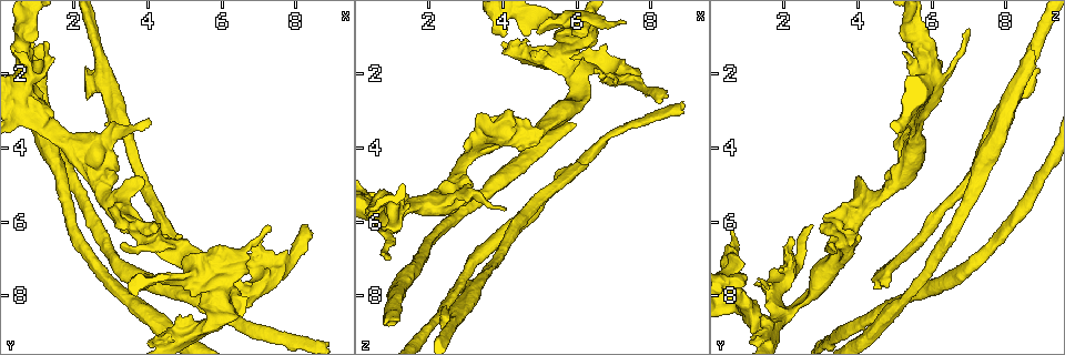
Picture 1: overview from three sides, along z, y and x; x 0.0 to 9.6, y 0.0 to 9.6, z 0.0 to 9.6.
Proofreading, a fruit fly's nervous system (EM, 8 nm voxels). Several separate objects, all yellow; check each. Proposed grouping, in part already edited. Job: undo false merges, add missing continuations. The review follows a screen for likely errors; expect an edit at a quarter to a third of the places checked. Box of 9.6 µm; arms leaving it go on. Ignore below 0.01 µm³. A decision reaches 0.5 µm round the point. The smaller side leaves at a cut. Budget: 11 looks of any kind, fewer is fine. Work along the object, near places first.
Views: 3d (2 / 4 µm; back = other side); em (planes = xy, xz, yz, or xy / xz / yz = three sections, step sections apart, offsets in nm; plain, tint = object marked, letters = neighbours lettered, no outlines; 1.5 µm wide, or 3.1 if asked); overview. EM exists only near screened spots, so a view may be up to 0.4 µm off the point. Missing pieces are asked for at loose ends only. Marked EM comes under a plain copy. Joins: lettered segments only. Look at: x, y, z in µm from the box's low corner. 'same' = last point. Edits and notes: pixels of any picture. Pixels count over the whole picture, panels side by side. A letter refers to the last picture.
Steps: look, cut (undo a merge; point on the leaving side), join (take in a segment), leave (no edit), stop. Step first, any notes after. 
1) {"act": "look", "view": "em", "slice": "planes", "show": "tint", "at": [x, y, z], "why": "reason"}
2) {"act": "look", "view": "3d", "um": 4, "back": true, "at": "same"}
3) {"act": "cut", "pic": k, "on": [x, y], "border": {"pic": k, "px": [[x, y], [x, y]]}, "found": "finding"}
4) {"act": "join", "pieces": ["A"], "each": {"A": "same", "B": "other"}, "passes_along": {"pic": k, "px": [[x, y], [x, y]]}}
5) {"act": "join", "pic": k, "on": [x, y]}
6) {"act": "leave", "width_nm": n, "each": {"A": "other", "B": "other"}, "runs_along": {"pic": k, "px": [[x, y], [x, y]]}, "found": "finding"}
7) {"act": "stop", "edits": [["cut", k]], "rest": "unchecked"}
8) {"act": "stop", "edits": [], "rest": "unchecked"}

{"act": "look", "view": "em", "slice": "xy", "step": 8, "show": "letters", "at": [5.70, 8.85, 1.75], "why": "three arms meet"}

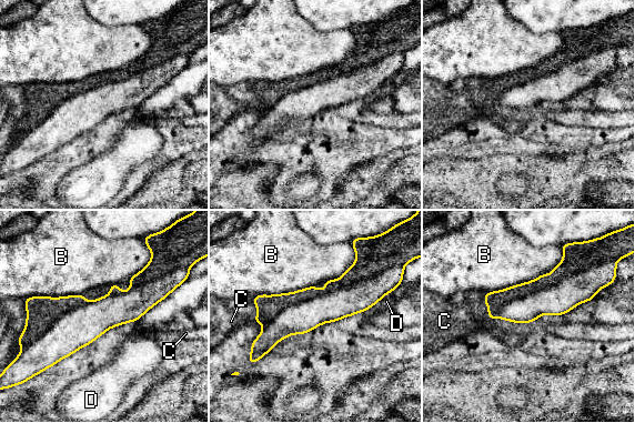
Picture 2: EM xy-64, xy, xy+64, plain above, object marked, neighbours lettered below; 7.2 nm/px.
{"act": "cut", "pic": 2, "on": [495, 300], "longest_contact_nm": ["B", 480], "each": {"B": "other", "C": "other", "D": "other"}, "found": "two neurons meet here"}

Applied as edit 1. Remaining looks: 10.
{"act": "look", "view": "overview"}

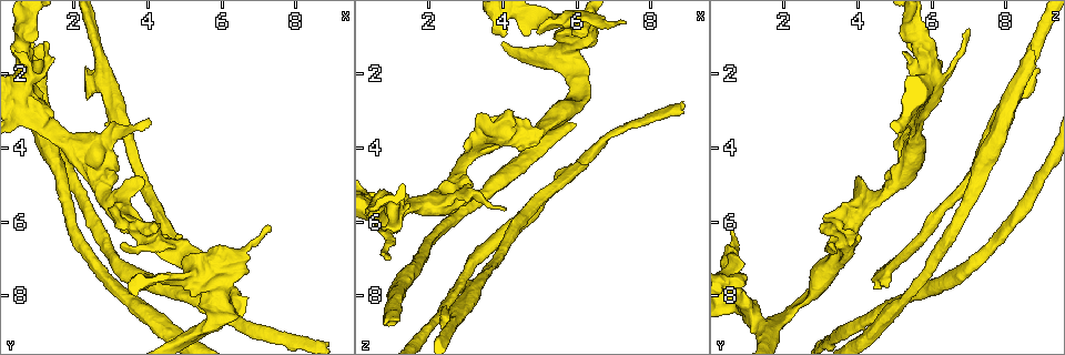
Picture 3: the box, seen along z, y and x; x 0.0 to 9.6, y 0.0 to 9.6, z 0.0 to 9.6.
{"act": "look", "view": "3d", "um": 4, "back": true, "at": [4.05, 6.45, 3.65], "why": "branch point"}

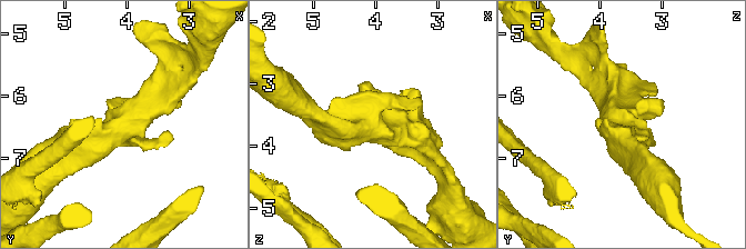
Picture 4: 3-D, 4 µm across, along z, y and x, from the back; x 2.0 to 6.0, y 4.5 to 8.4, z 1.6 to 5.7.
{"act": "look", "view": "em", "slice": "xz", "step": 8, "show": "tint", "at": [4.10, 6.50, 3.70], "why": "need the tissue"}

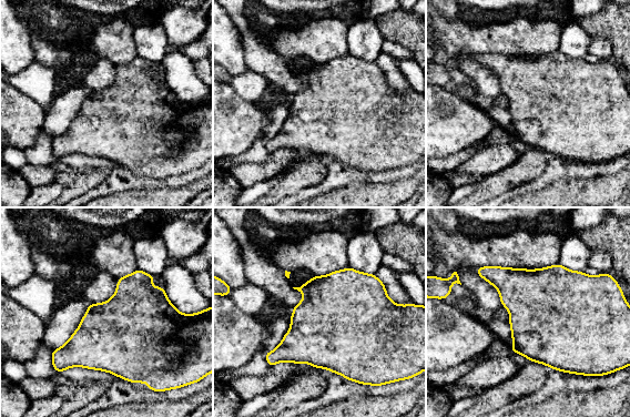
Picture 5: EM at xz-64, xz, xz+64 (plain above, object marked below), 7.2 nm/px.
{"act": "look", "view": "em", "slice": "xz", "step": 8, "show": "letters", "at": "same", "why": "see the neighbours"}

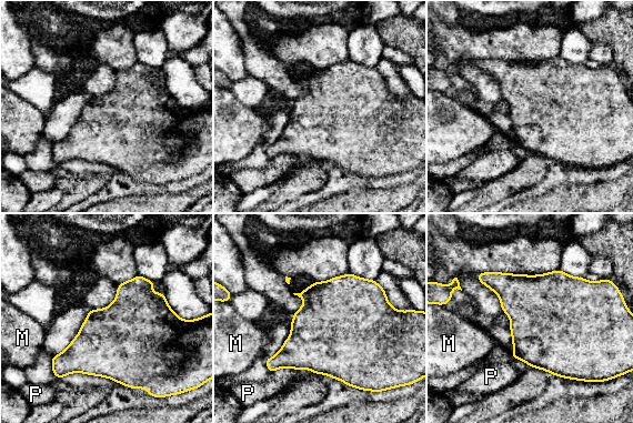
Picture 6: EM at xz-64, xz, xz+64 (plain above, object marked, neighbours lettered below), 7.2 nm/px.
{"act": "leave", "longest_contact_nm": ["P", 200], "each": {"M": "other", "P": "other"}, "found": "all the same neuron"}

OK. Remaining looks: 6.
{"act": "look", "view": "3d", "um": 4, "at": [2.30, 1.75, 8.65], "why": "an open end"}

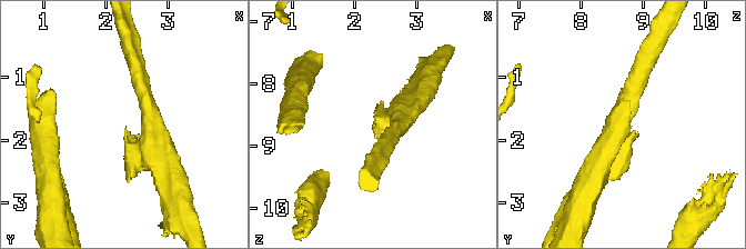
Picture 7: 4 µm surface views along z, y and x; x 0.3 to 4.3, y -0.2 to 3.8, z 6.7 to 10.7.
{"act": "look", "view": "em", "slice": "yz", "step": 8, "show": "letters", "at": [2.35, 1.80, 8.65], "why": "shape alone is not enough"}

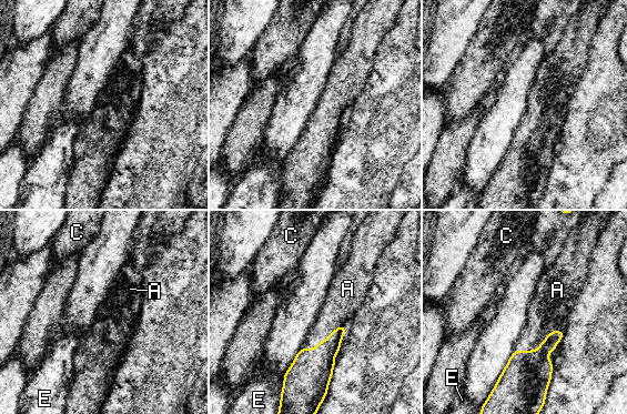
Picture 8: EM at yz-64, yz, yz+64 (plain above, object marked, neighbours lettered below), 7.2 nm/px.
{"act": "look", "view": "em", "slice": "planes", "show": "letters", "at": "same", "why": "another direction"}

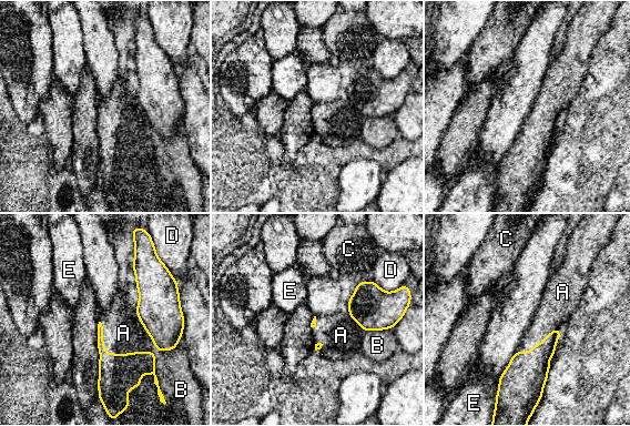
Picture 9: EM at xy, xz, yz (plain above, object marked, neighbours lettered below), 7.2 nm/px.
{"act": "leave", "longest_contact_nm": ["A", 480], "each": {"A": "other", "B": "other", "C": "other", "D": "other", "E": "other"}, "found": "no lettered segment goes on from it"}

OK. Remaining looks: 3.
{"act": "stop", "edits": [["cut", 2]], "rest": "unchecked"}

